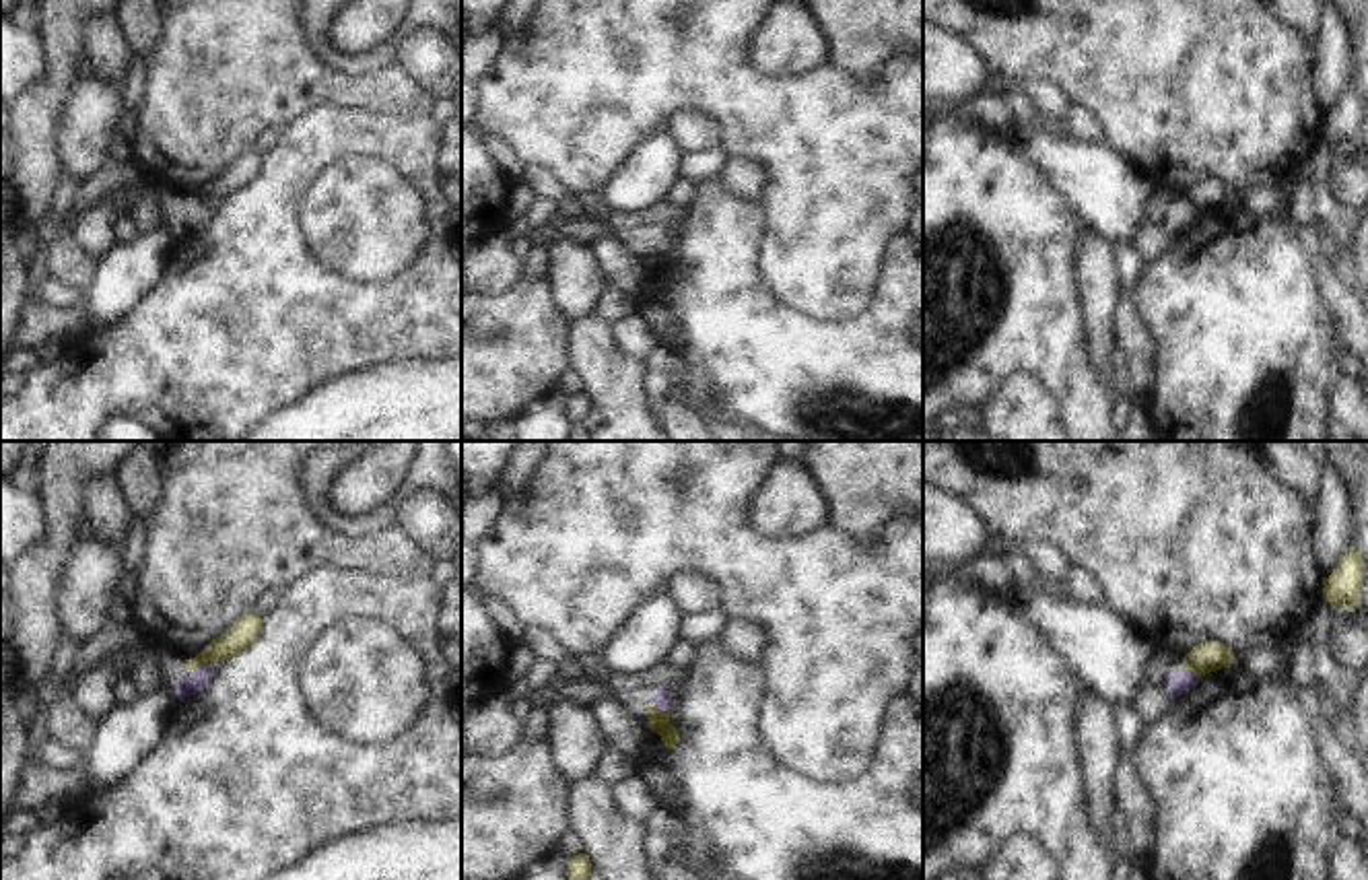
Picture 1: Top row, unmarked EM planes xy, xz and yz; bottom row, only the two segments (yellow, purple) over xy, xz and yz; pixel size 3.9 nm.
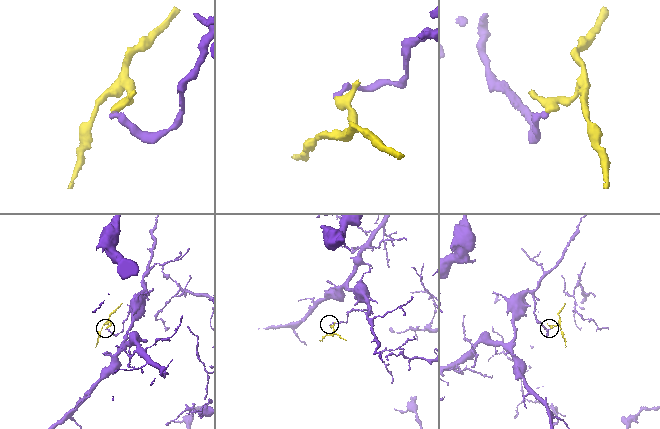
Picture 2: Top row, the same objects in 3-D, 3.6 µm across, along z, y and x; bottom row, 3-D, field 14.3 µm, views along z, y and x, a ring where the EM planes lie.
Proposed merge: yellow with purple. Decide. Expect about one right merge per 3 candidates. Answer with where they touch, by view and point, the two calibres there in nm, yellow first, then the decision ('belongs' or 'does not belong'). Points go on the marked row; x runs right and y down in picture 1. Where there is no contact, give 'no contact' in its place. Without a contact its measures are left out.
contact xz (658, 712); calibres 80 and 60 nm; does not belong

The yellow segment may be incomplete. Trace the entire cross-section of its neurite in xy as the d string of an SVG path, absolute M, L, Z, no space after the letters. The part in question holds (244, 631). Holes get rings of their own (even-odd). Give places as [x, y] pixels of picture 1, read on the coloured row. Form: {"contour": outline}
{"contour": "M258 614L239 616L220 637L212 639L196 657L181 666L181 670L194 672L206 662L225 662L241 653L258 641L262 631L262 618Z"}

